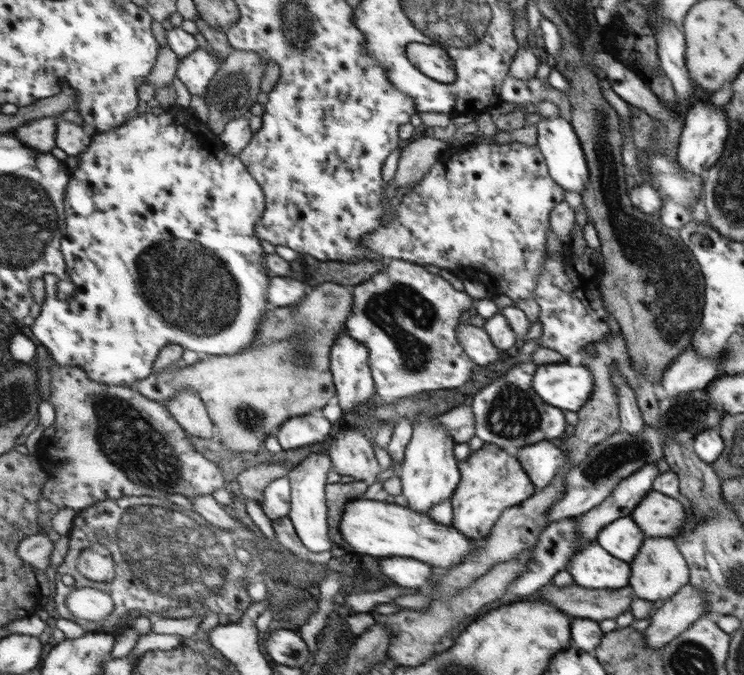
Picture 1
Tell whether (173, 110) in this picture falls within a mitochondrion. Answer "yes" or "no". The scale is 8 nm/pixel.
no

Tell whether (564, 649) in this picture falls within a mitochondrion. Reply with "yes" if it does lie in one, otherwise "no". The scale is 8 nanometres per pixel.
no

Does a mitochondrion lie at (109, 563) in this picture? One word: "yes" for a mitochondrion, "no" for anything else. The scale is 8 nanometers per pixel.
yes

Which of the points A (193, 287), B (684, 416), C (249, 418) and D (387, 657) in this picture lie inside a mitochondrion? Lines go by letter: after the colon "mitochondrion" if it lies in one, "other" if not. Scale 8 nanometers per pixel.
A: mitochondrion
B: mitochondrion
C: mitochondrion
D: other

